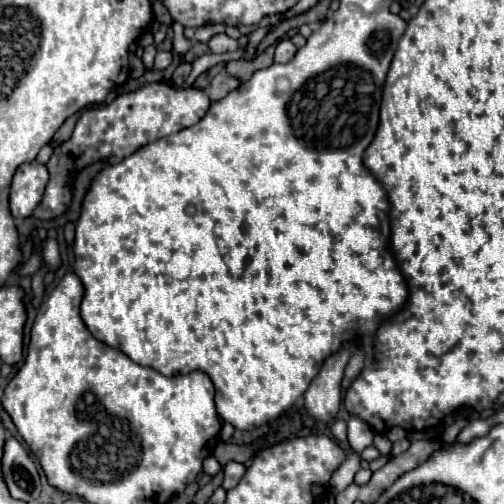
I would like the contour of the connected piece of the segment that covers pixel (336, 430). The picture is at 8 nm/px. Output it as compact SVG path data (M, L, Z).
M335 420L333 426L331 426L331 434L335 436L337 442L345 444L347 442L347 424L343 420Z

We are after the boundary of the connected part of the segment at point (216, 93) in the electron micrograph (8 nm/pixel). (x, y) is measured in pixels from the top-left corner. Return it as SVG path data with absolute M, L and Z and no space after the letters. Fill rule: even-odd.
M217 74L211 84L209 84L209 98L211 102L217 102L221 98L225 98L231 90L235 90L239 86L239 80L233 78L233 76L227 76L227 74Z

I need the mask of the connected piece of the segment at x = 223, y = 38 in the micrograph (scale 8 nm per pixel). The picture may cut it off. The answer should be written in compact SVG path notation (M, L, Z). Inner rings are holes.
M217 34L217 36L213 36L211 40L209 40L209 48L211 48L211 52L215 52L215 54L223 54L223 52L233 52L233 50L237 50L237 40L233 40L233 38L229 38L227 34Z

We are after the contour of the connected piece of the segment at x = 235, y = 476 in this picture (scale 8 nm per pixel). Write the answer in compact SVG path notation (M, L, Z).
M229 462L229 464L223 468L223 472L225 472L223 488L225 488L225 490L231 490L231 488L235 488L235 486L239 484L239 480L243 478L245 466L243 466L241 462Z

